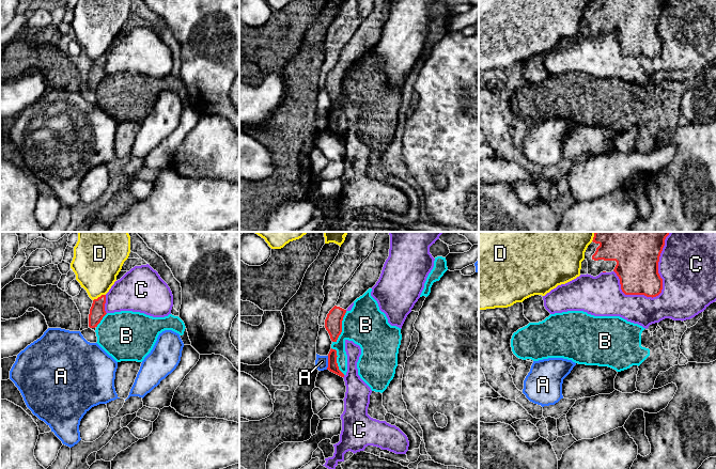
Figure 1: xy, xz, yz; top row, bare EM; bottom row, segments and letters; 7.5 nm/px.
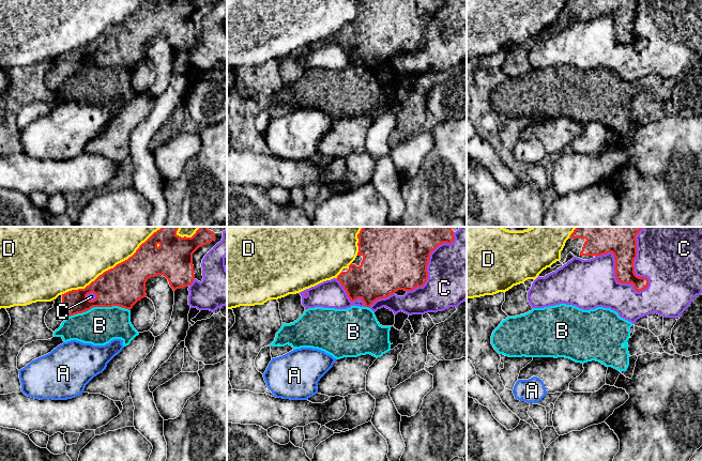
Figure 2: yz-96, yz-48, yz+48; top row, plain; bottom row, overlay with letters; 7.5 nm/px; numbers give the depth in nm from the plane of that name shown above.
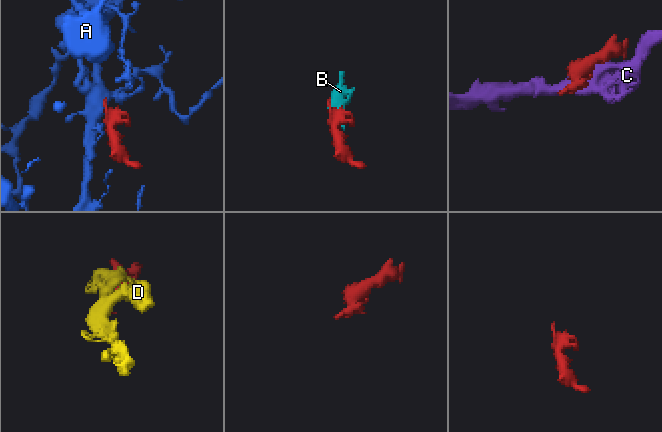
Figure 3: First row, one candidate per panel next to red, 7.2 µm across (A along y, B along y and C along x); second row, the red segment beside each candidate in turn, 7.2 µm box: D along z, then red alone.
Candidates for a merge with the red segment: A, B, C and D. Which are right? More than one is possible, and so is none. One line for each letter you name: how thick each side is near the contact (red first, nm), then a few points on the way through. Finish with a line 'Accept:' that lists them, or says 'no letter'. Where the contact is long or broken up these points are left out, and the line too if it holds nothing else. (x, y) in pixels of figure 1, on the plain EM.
Accept: no letter

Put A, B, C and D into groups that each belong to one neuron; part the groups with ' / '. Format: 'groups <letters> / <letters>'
groups A / B / C / D

